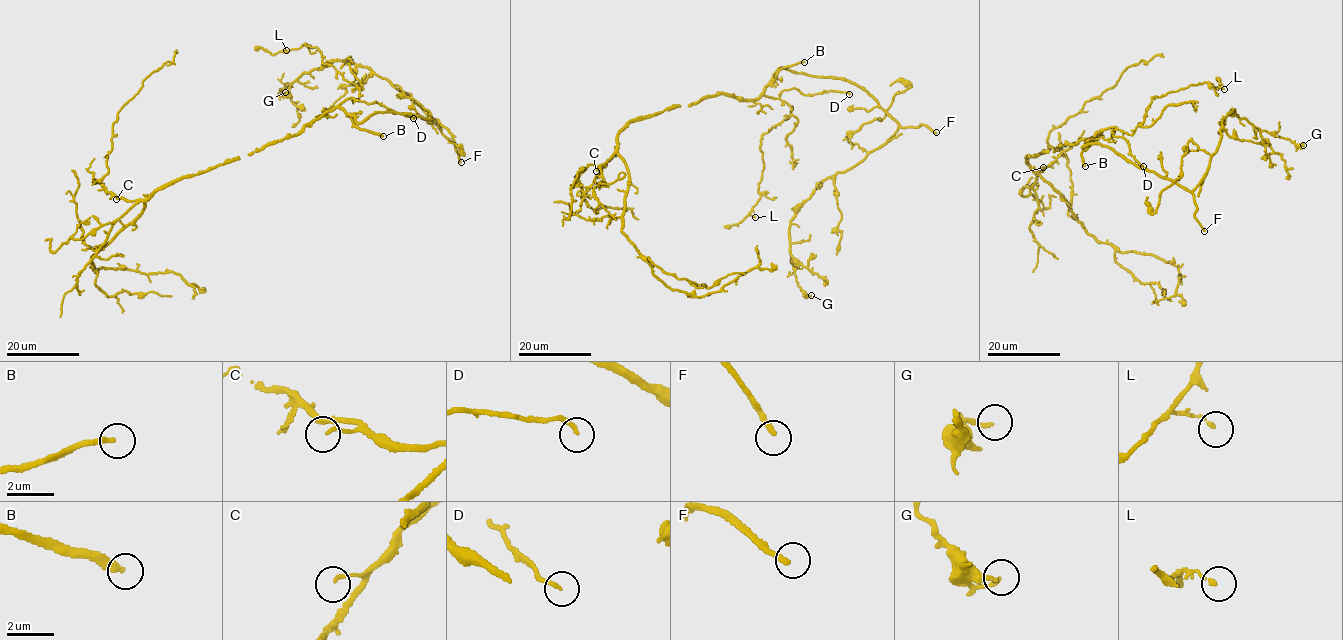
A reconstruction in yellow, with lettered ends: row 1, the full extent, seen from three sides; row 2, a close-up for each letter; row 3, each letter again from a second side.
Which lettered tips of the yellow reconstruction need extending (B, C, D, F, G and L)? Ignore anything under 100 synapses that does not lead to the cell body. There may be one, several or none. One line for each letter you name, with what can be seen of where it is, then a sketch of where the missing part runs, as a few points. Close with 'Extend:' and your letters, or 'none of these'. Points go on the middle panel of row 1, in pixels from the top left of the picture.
B: (804, 62) | (804, 62), (852, 61), (893, 43), (906, 52), (933, 59), (925, 34), (895, 4)
F: (936, 132)
Extend: B, F

